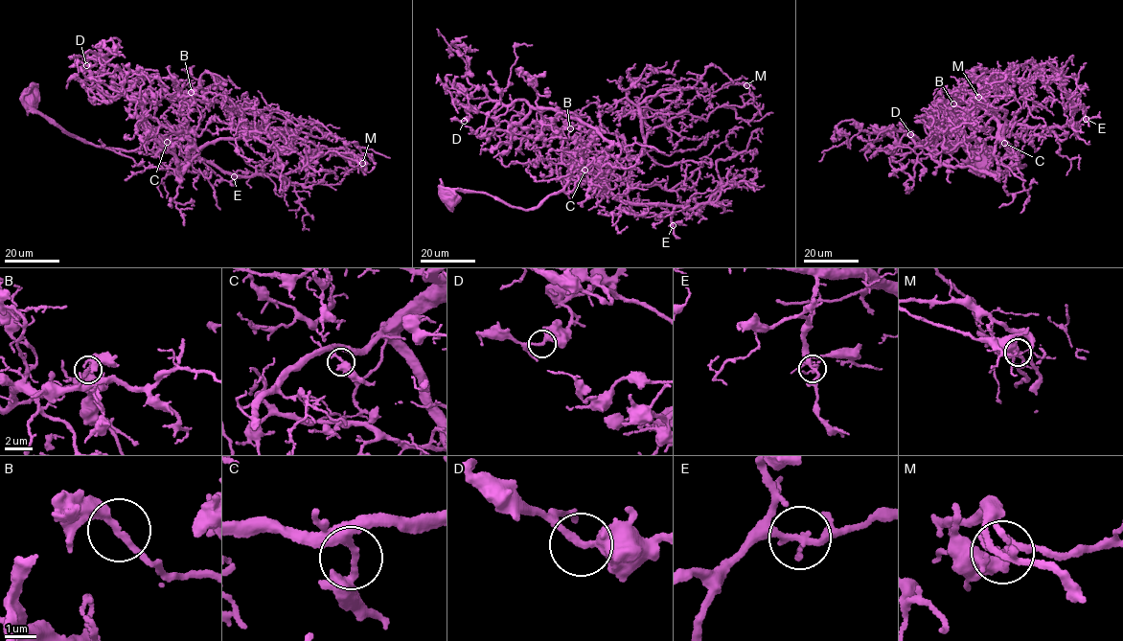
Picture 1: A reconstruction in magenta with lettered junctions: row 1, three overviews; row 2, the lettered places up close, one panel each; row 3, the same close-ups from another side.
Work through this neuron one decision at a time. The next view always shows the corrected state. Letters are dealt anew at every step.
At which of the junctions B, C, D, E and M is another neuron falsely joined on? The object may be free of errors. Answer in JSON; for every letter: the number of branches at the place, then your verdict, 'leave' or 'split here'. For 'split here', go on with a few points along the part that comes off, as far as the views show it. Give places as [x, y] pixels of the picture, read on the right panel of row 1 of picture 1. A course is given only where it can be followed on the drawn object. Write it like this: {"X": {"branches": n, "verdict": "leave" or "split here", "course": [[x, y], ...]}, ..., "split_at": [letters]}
{"B": {"branches": 2, "verdict": "leave"}, "C": {"branches": 2, "verdict": "leave"}, "D": {"branches": 2, "verdict": "leave"}, "E": {"branches": 2, "verdict": "leave"}, "M": {"branches": 2, "verdict": "split here", "course": [[979, 97], [1004, 96], [1007, 94], [1004, 87]]}, "split_at": ["M"]}

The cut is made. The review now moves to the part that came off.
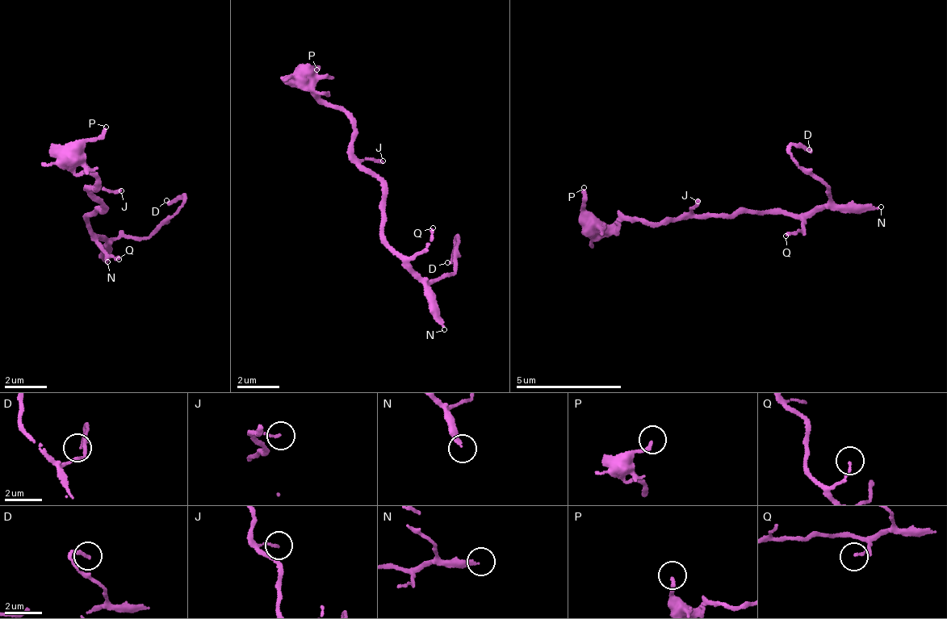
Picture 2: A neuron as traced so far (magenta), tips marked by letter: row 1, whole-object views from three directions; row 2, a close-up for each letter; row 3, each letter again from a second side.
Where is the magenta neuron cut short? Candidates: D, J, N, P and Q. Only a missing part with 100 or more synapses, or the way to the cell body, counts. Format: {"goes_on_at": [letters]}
{"goes_on_at": ["N"]}

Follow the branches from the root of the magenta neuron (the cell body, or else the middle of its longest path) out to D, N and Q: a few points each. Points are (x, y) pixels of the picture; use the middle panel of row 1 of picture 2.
D: (383, 215), (383, 239), (406, 268), (425, 276), (428, 284), (456, 270), (456, 240), (454, 257), (447, 262)
N: (383, 215), (383, 239), (425, 286), (425, 301), (430, 311), (444, 329)
Q: (383, 215), (383, 234), (397, 251), (404, 255), (421, 252), (428, 246), (433, 227)

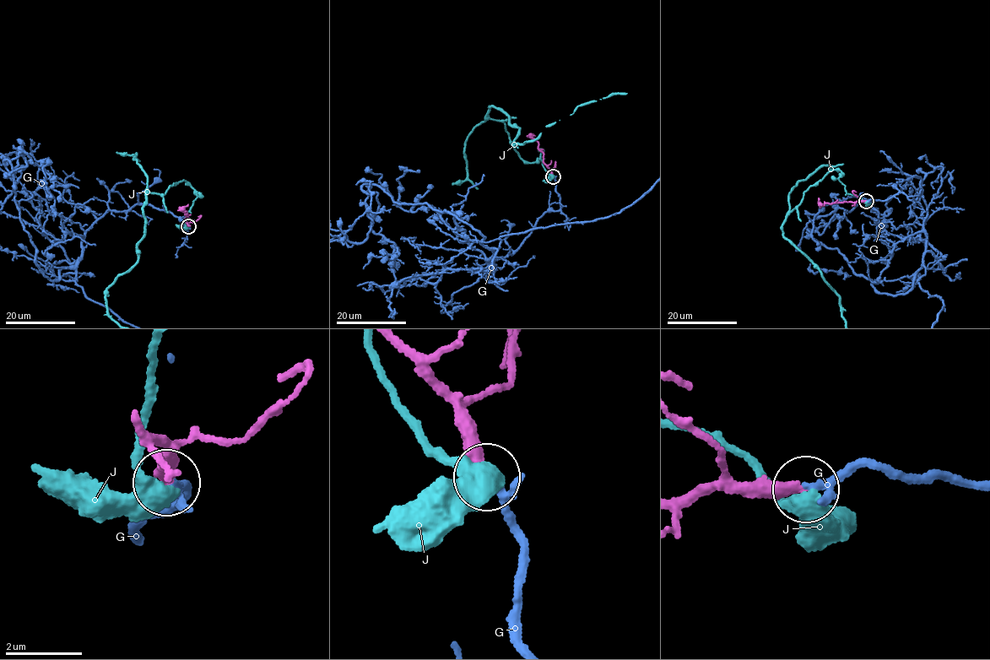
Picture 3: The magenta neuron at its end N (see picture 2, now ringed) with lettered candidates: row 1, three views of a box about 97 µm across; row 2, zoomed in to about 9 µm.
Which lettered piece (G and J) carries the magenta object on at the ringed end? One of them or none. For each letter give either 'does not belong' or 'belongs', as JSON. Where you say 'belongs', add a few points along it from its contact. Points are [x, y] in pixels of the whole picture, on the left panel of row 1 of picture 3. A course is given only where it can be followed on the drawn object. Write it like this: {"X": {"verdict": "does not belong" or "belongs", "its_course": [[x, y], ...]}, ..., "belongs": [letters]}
{"G": {"verdict": "belongs"}, "J": {"verdict": "does not belong"}, "belongs": ["G"]}

